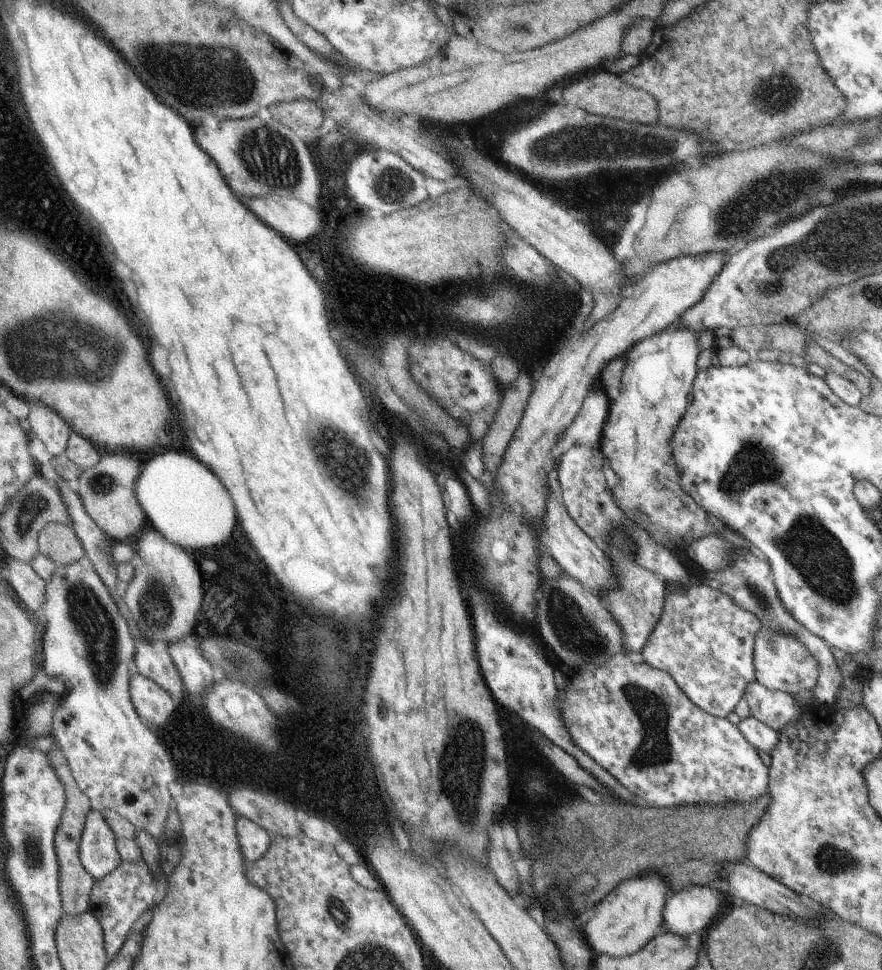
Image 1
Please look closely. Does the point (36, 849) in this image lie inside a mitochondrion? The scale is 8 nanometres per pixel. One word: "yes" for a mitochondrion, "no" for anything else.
yes

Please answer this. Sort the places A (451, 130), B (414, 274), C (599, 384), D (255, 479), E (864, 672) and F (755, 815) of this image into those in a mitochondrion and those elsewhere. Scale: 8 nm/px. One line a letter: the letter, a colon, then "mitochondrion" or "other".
A: other
B: other
C: other
D: other
E: other
F: other

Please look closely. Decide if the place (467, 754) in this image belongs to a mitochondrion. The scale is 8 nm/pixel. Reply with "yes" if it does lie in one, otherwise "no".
yes

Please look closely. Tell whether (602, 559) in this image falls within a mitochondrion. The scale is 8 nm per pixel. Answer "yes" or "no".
no

